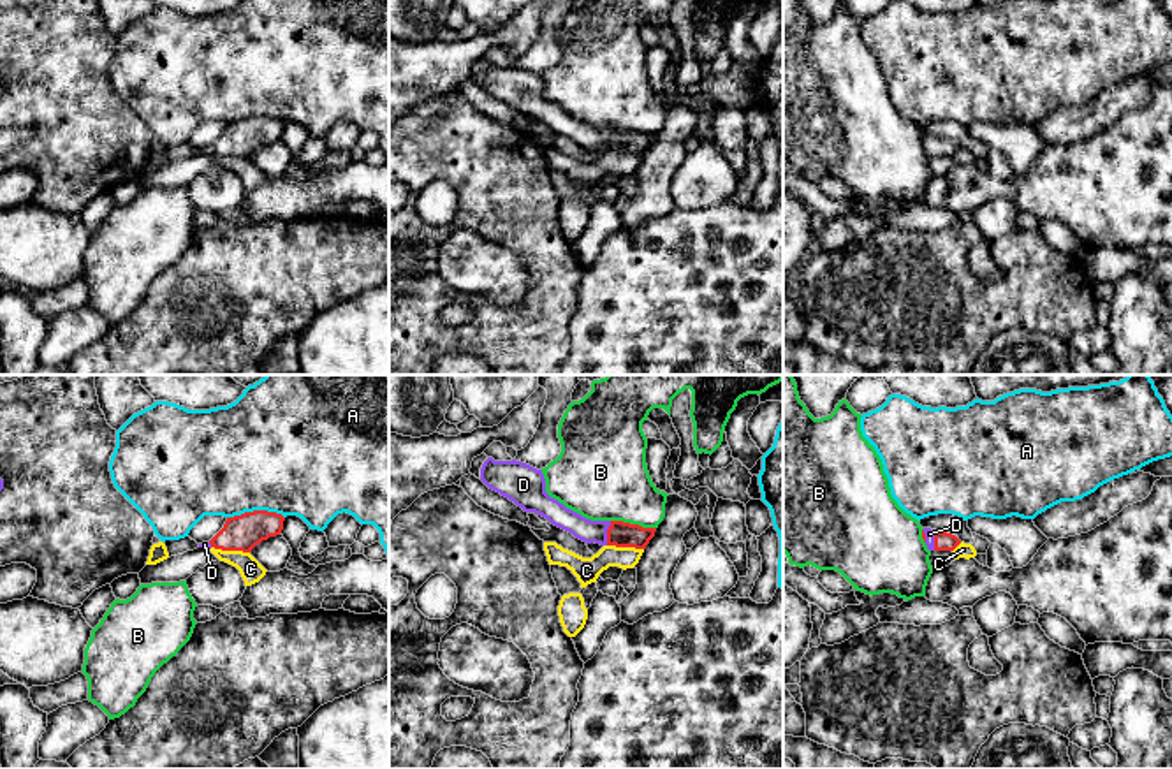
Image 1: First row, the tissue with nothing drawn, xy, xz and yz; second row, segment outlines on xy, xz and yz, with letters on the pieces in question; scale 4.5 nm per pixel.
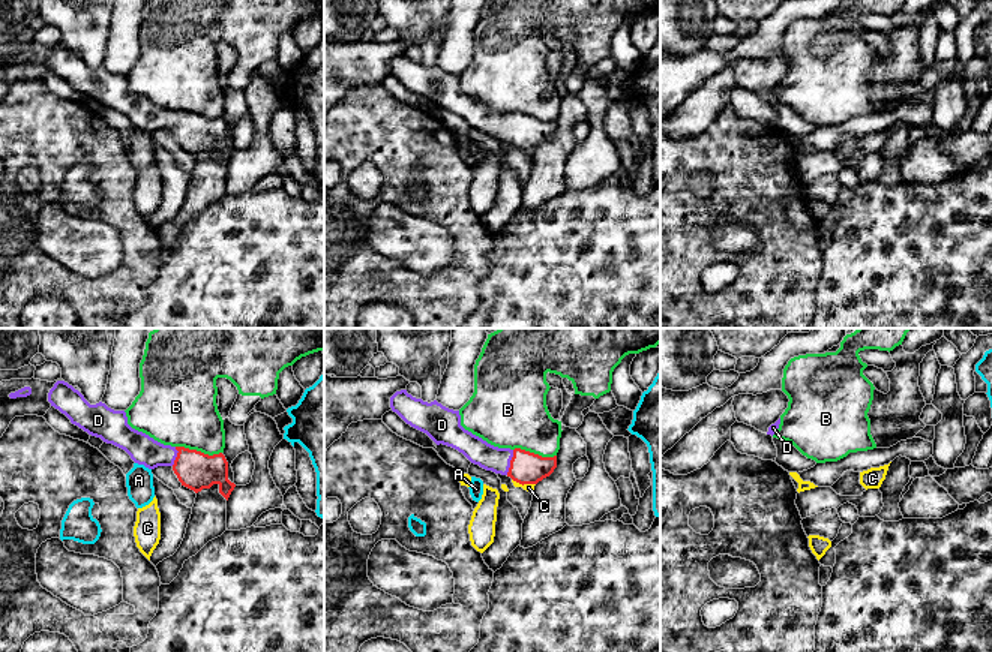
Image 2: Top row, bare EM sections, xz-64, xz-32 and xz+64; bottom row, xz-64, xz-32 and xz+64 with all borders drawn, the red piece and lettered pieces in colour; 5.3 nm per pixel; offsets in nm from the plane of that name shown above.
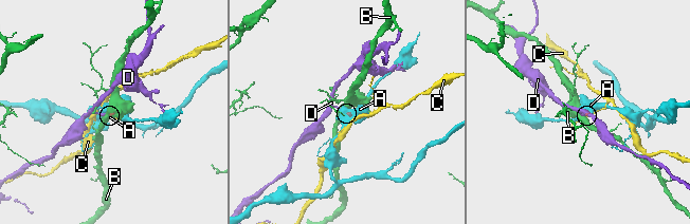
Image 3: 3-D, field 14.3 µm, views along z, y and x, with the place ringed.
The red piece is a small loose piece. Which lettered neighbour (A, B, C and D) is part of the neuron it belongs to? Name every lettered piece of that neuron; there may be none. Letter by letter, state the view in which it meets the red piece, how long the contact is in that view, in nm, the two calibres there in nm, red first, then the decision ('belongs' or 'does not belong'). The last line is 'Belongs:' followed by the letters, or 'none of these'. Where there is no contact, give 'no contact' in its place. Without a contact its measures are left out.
A: xy | 260 nm | 160/500 nm | does not belong
B: xz | 220 nm | 120/380 nm | does not belong
C: xy | 180 nm | 160/100 nm | does not belong
D: xz | 110 nm | 120/110 nm | belongs
Belongs: D

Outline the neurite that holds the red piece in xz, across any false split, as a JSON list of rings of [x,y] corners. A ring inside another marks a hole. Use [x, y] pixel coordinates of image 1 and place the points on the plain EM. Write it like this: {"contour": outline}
{"contour": [[[487,63],[480,74],[480,86],[524,118],[546,123],[551,130],[586,150],[646,155],[656,137],[656,134],[642,134],[623,127],[591,127],[582,123],[546,99],[542,76],[516,65],[494,67]]]}

